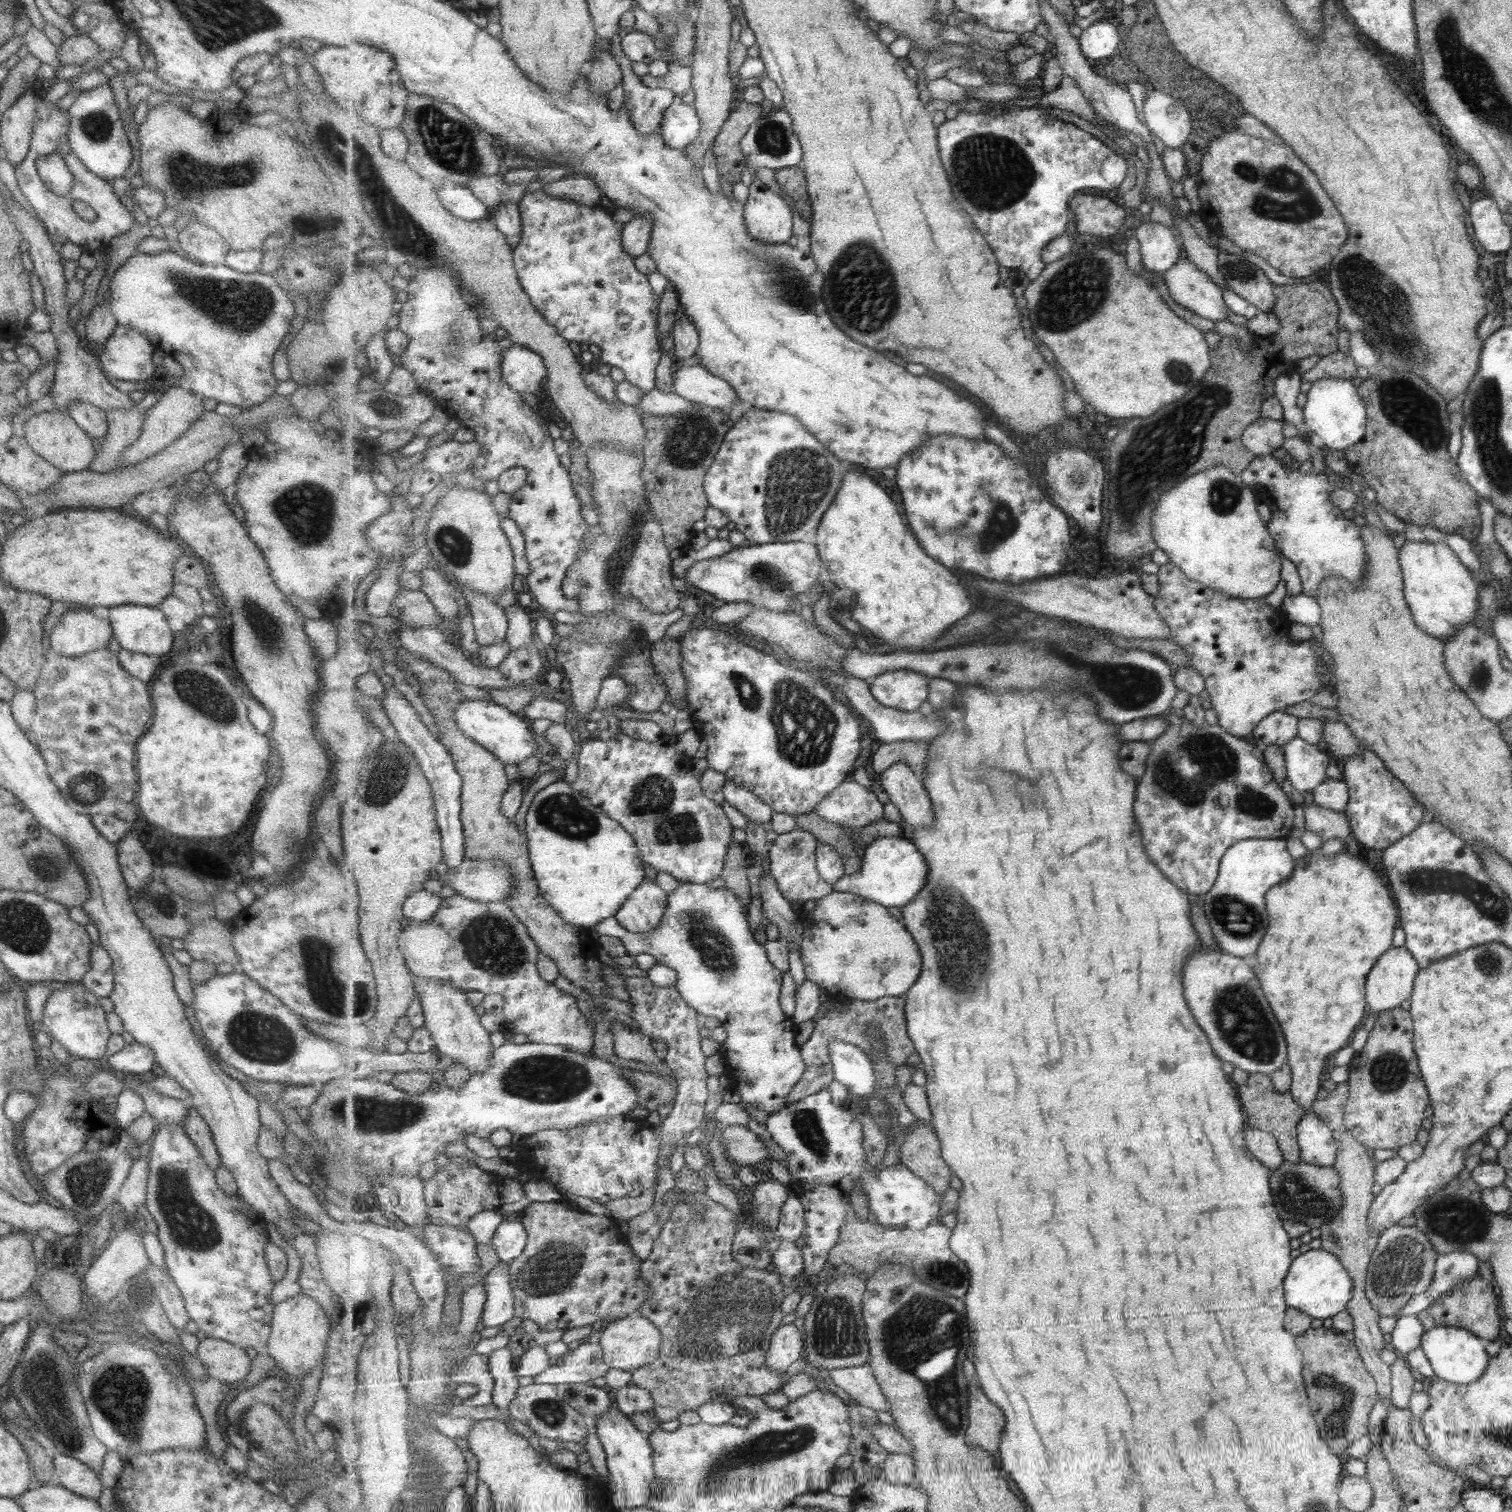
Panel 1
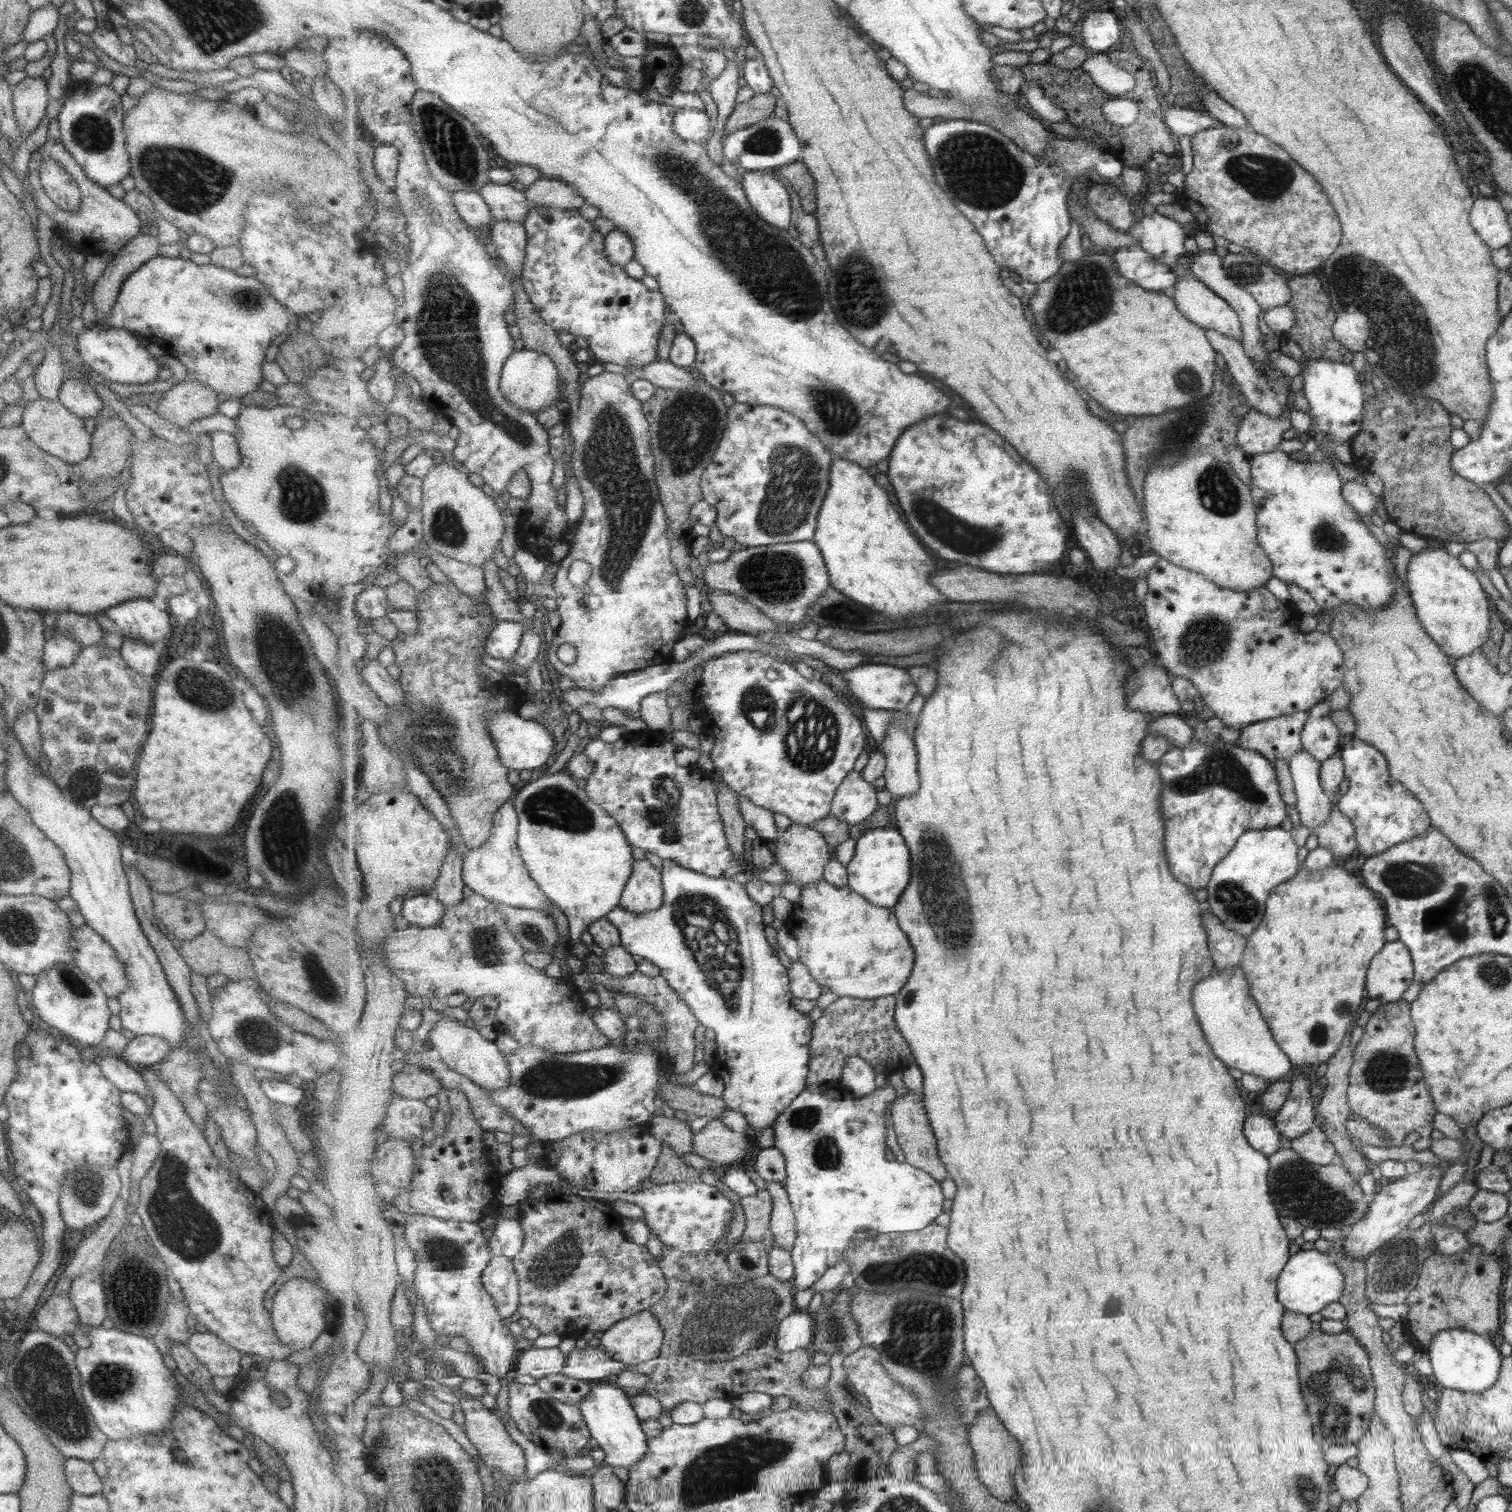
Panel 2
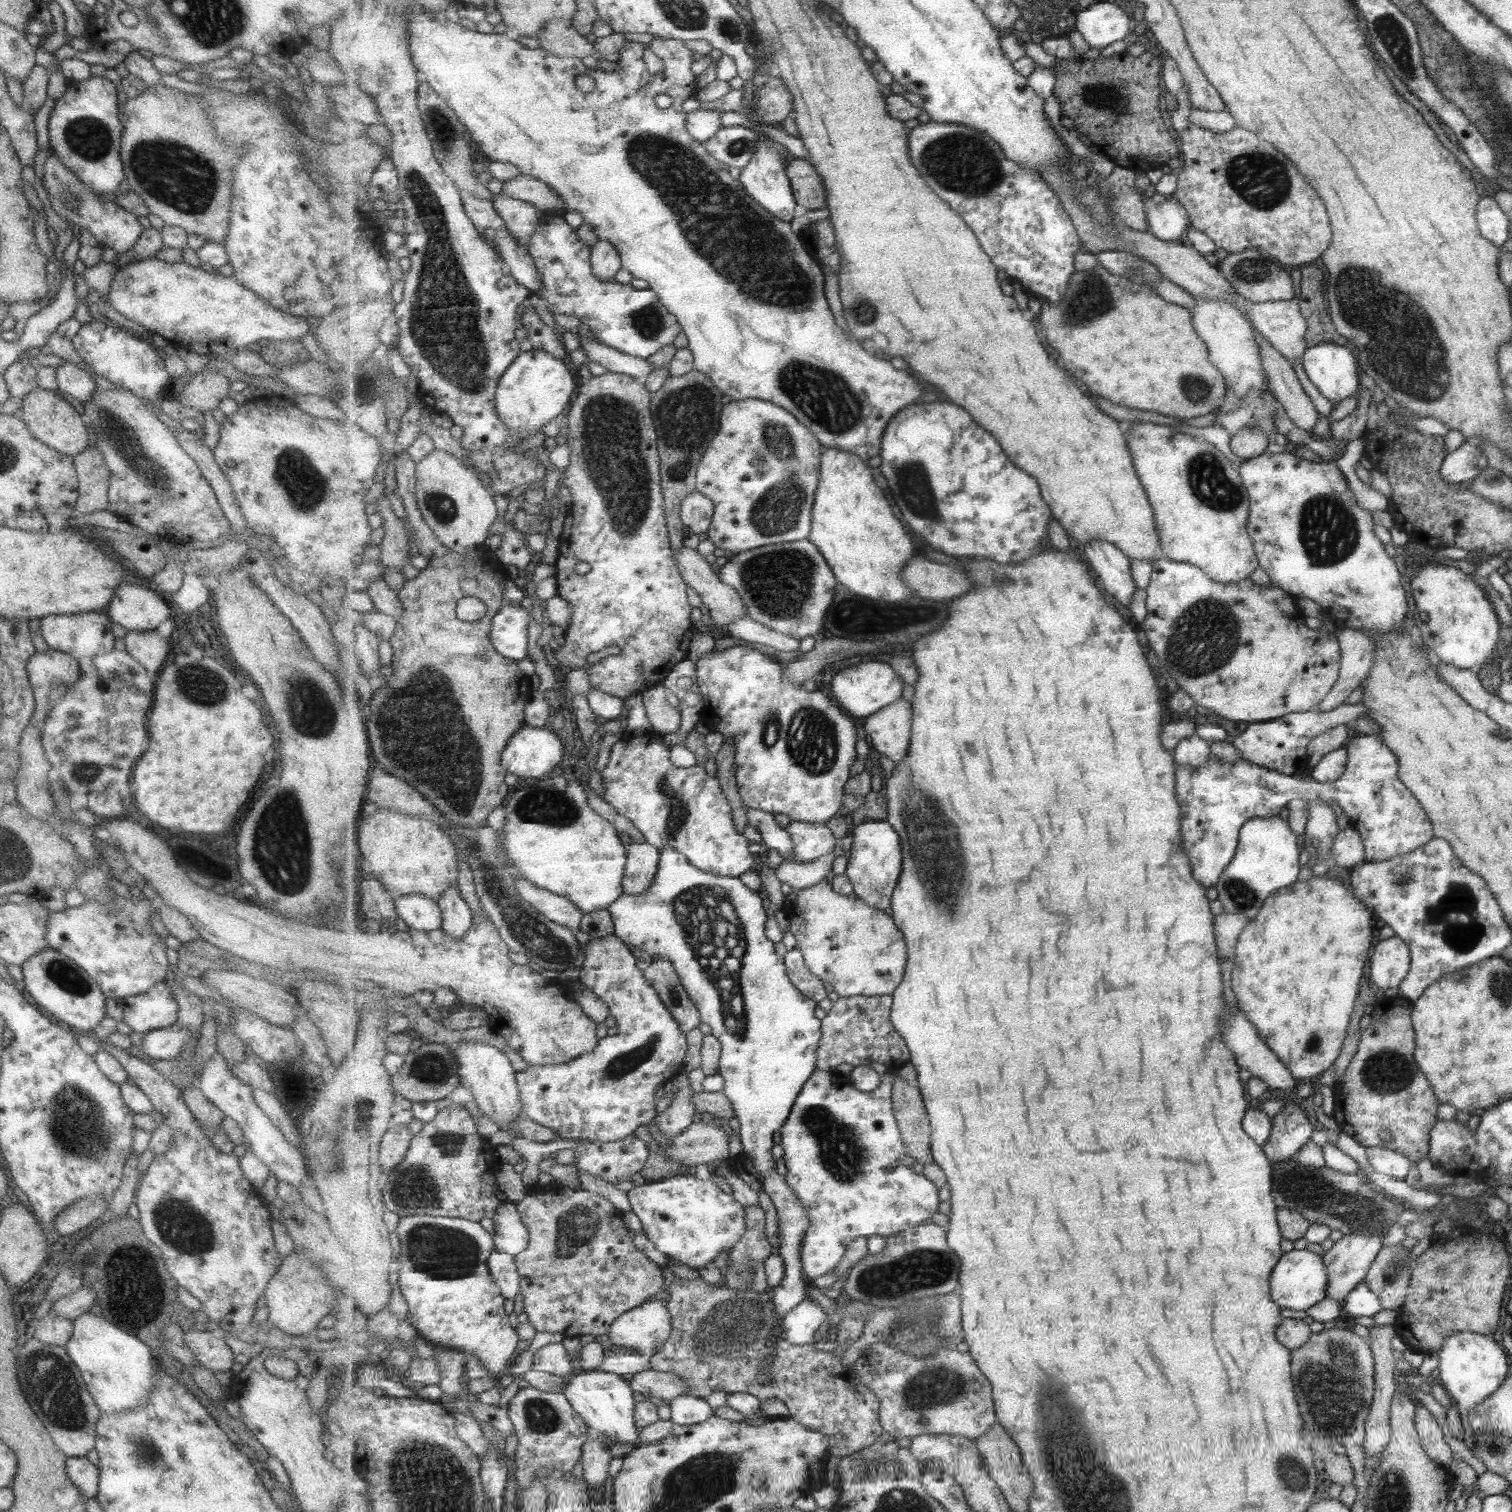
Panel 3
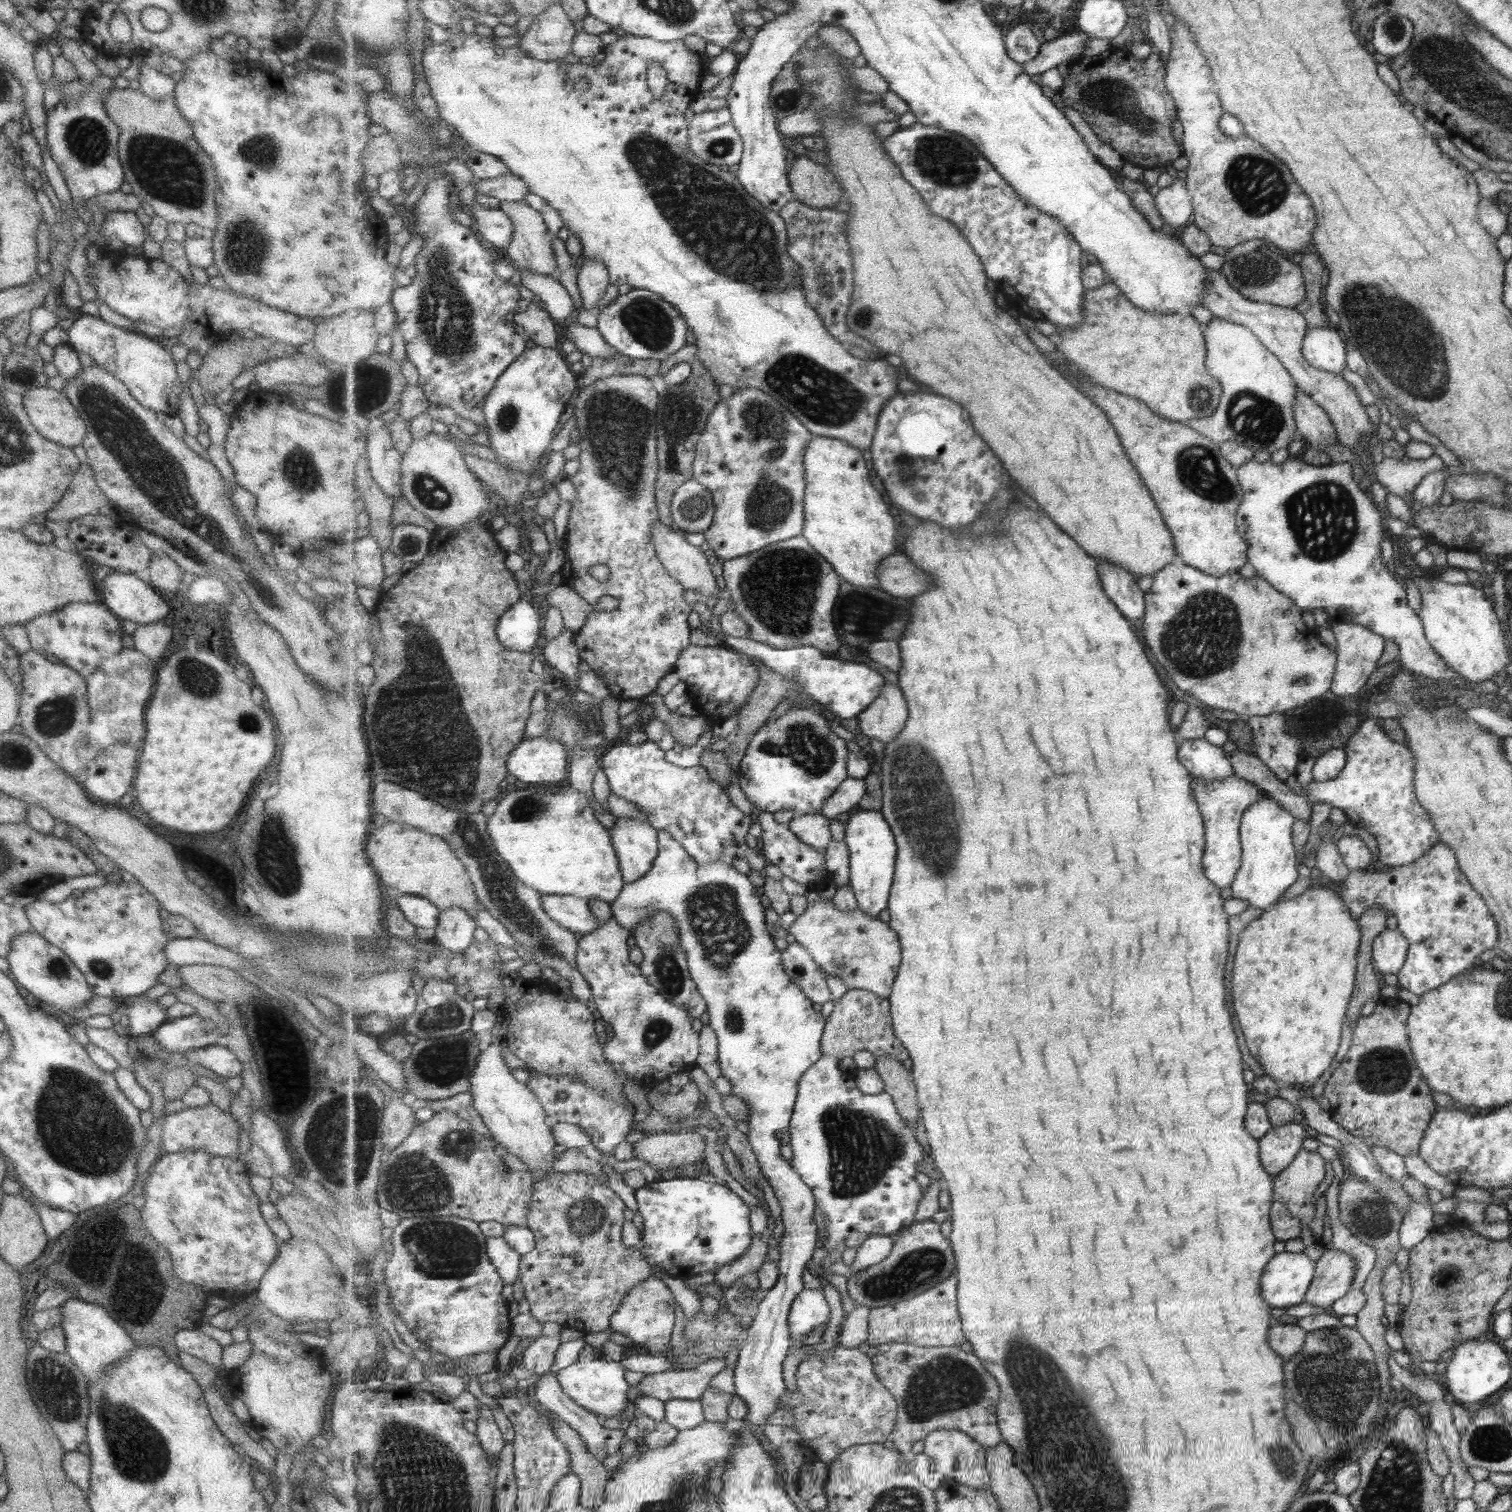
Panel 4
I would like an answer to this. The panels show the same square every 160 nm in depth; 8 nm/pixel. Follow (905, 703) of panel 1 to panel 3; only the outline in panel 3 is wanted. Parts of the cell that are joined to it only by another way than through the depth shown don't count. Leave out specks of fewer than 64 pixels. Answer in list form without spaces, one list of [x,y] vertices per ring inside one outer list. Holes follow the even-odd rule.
[[[867,661],[857,663],[855,668],[837,672],[832,676],[830,682],[830,691],[841,708],[851,717],[866,718],[874,712],[879,712],[882,708],[888,707],[889,704],[903,699],[905,682],[897,674],[896,669],[889,663],[881,661]]]

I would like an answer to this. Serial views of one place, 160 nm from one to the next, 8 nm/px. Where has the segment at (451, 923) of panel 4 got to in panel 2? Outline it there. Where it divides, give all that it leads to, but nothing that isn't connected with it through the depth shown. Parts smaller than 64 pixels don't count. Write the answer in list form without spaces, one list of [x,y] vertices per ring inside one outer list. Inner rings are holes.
[[[450,841],[447,860],[432,891],[446,909],[461,906],[469,894],[464,881],[464,861]]]

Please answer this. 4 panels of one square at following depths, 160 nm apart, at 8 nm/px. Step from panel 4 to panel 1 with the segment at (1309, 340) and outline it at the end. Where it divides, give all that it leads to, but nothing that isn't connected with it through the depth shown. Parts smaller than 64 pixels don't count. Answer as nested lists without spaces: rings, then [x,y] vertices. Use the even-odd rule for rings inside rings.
[[[1339,377],[1314,380],[1306,392],[1306,403],[1302,407],[1304,427],[1309,430],[1314,441],[1336,451],[1352,446],[1361,440],[1365,430],[1365,409],[1360,393],[1349,379]]]

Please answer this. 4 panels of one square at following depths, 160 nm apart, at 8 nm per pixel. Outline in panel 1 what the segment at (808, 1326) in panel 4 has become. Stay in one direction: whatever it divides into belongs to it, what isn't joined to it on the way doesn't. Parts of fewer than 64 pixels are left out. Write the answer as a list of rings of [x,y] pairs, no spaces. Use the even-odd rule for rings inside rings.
[[[795,1324],[781,1325],[773,1335],[773,1344],[768,1350],[768,1365],[778,1371],[787,1370],[803,1356],[805,1343],[805,1334]]]

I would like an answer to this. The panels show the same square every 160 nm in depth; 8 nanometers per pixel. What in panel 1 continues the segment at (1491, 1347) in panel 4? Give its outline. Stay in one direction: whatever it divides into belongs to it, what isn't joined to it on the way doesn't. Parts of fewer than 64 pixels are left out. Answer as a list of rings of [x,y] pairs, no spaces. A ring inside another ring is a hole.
[[[1437,1327],[1423,1331],[1419,1347],[1423,1350],[1434,1376],[1457,1385],[1467,1385],[1475,1382],[1484,1374],[1487,1364],[1487,1352],[1481,1346],[1477,1335],[1468,1329],[1455,1327]]]

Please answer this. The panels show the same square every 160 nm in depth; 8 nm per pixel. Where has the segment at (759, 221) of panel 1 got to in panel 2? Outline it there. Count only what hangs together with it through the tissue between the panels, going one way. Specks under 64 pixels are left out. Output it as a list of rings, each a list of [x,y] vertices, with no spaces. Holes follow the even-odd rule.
[[[746,171],[745,192],[757,214],[780,229],[792,225],[792,200],[789,189],[777,178],[776,171]]]

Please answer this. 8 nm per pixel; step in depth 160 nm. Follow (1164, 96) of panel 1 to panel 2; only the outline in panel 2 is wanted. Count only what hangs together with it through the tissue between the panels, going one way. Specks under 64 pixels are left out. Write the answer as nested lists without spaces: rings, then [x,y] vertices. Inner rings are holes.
[[[1168,106],[1163,116],[1164,123],[1169,132],[1177,138],[1183,134],[1210,134],[1221,123],[1213,118],[1207,111],[1186,109],[1177,106]]]

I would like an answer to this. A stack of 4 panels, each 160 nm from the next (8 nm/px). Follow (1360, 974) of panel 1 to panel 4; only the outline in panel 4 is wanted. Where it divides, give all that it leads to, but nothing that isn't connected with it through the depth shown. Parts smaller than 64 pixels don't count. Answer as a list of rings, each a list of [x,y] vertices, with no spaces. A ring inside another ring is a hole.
[[[1326,888],[1305,889],[1299,896],[1292,896],[1283,900],[1277,900],[1276,904],[1263,910],[1256,920],[1249,922],[1247,927],[1239,935],[1237,954],[1233,963],[1233,976],[1231,978],[1231,992],[1233,992],[1233,1012],[1239,1022],[1239,1028],[1243,1032],[1245,1044],[1249,1054],[1257,1061],[1272,1082],[1289,1082],[1292,1085],[1301,1085],[1303,1082],[1313,1082],[1323,1074],[1323,1070],[1329,1066],[1331,1058],[1337,1052],[1339,1044],[1339,1032],[1341,1032],[1341,1020],[1345,1014],[1345,1006],[1348,1006],[1353,991],[1353,982],[1356,982],[1356,956],[1360,948],[1360,926],[1356,919],[1349,913],[1348,906],[1343,906],[1343,900],[1339,894]],[[1290,1122],[1271,1127],[1259,1140],[1259,1159],[1265,1172],[1279,1175],[1296,1156],[1303,1142],[1303,1128]]]

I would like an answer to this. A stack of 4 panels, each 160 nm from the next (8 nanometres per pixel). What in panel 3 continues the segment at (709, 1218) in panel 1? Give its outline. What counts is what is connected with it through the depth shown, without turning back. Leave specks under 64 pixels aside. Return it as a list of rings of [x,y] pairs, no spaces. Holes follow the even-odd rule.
[[[700,1277],[694,1281],[675,1278],[668,1294],[664,1301],[673,1317],[673,1332],[661,1352],[651,1356],[651,1364],[653,1370],[671,1371],[674,1375],[683,1377],[689,1384],[687,1395],[706,1399],[715,1390],[723,1390],[728,1394],[753,1394],[762,1403],[772,1399],[781,1400],[785,1415],[793,1420],[817,1432],[823,1432],[825,1436],[833,1436],[837,1432],[843,1434],[841,1442],[830,1448],[832,1457],[851,1457],[858,1451],[875,1445],[884,1435],[885,1430],[880,1420],[881,1404],[876,1393],[863,1384],[857,1369],[844,1363],[842,1351],[817,1351],[813,1345],[795,1349],[793,1344],[784,1339],[782,1325],[778,1324],[772,1289],[763,1294],[741,1292],[728,1286],[726,1281],[719,1281],[715,1286],[704,1282]]]

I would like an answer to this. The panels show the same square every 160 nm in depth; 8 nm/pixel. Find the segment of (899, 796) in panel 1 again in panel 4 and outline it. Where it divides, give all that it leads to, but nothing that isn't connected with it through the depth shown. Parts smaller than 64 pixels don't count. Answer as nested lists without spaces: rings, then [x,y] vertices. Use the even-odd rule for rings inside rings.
[[[885,683],[877,700],[856,716],[860,732],[887,744],[905,728],[909,716],[906,696],[899,685]]]

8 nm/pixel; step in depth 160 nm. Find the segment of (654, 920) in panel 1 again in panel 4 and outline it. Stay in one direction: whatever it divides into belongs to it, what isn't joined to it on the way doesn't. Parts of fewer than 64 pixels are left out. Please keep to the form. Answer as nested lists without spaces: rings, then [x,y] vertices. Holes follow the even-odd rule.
[[[615,816],[611,833],[625,882],[632,883],[647,875],[660,855],[658,830],[647,821]]]

